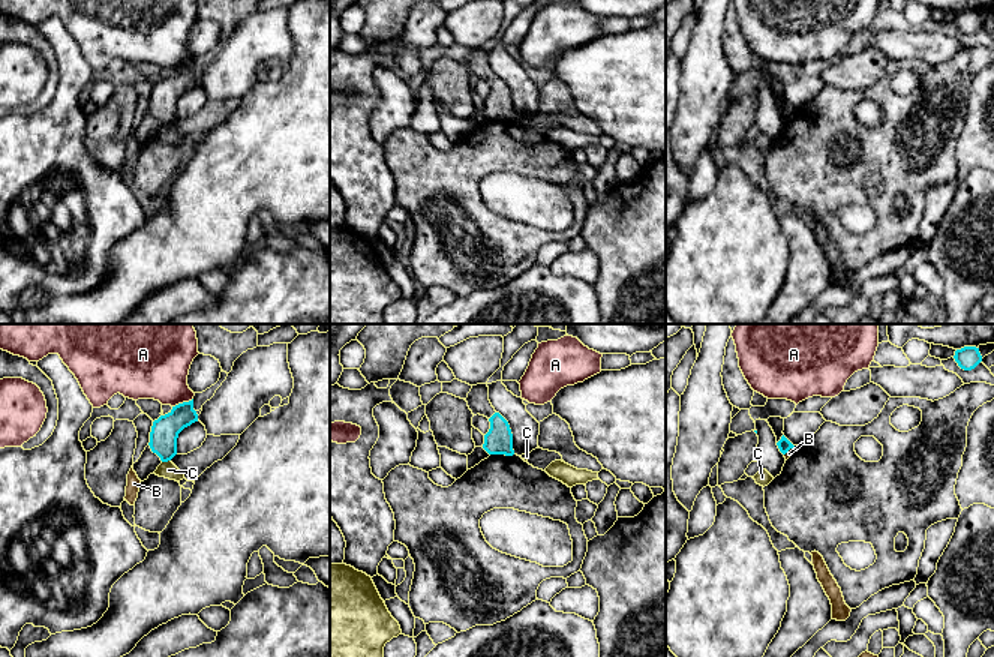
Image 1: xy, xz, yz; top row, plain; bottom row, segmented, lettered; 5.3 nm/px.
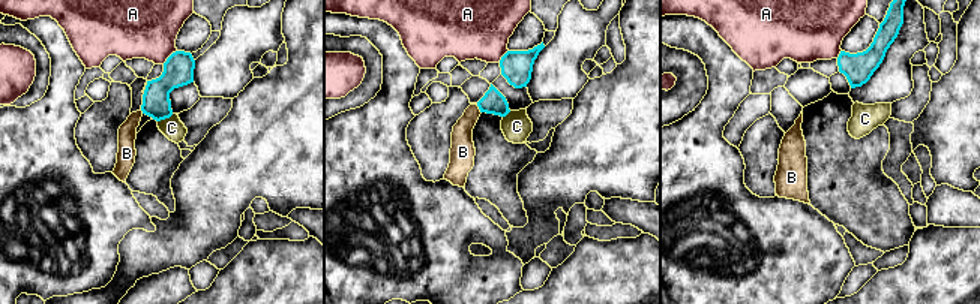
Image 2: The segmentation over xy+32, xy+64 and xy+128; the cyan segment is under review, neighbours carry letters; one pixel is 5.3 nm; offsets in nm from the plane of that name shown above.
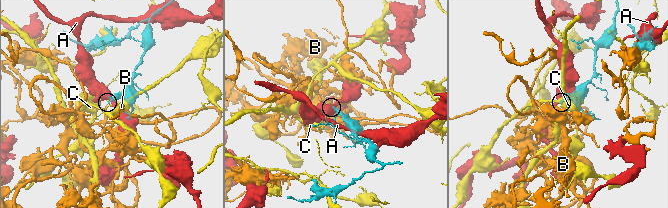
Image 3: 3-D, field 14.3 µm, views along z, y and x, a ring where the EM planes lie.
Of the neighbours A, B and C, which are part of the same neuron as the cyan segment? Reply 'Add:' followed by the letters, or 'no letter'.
Add: no letter

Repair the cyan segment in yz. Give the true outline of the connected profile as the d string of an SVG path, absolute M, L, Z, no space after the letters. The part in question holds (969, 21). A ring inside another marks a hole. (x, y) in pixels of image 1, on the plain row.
M964 10L957 14L954 22L964 34L972 34L982 26L982 20L976 10Z

